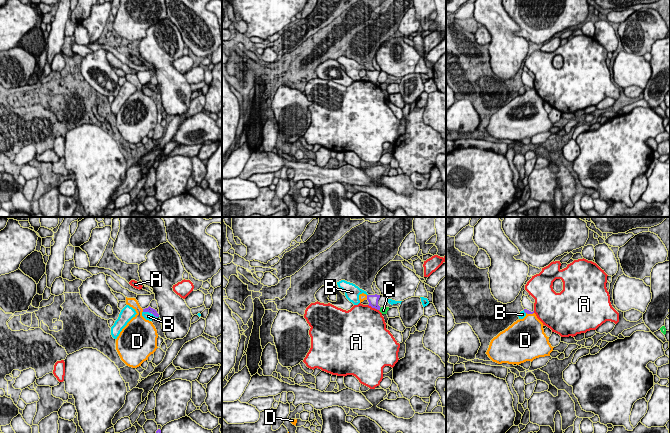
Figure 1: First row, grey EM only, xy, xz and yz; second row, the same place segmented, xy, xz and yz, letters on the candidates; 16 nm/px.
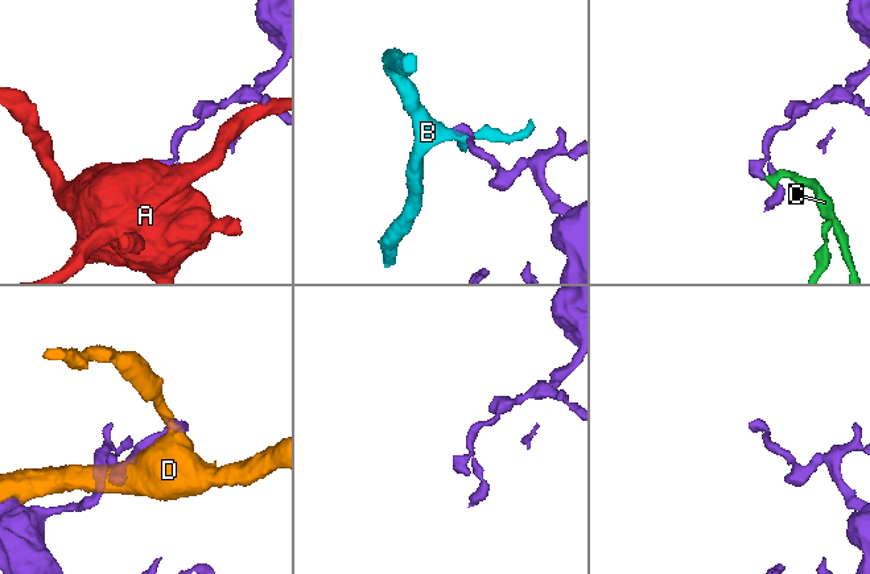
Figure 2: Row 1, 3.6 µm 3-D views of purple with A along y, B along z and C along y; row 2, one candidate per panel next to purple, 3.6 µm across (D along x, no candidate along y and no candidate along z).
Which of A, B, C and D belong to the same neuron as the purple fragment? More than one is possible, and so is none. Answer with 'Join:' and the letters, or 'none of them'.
Join: none of them

